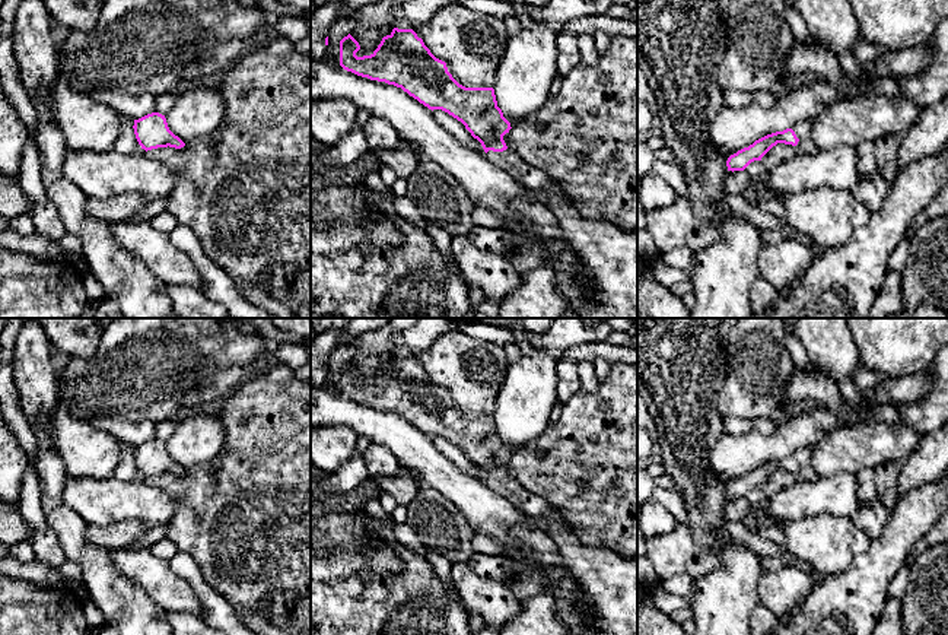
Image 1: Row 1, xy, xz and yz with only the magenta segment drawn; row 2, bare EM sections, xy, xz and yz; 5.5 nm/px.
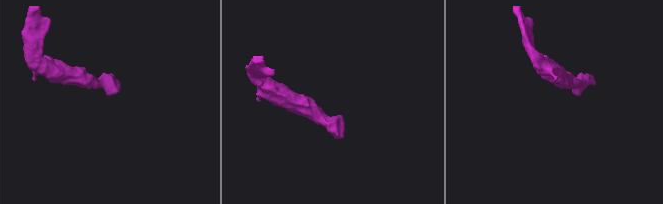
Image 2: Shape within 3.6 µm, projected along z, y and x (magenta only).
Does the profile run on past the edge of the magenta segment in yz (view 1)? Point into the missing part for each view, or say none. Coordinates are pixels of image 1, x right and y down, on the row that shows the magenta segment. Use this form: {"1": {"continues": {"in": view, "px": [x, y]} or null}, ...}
{"1": {"continues": {"in": "yz", "px": [802, 130]}}}

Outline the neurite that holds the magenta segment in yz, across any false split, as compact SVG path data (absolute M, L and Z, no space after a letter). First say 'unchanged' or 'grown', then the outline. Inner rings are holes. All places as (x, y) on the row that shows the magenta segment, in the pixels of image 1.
grown; M802 121L792 128L767 134L748 147L731 155L726 161L728 171L744 171L751 162L761 161L761 158L777 143L792 145L798 152L804 153L818 152L818 147L811 137L811 123Z

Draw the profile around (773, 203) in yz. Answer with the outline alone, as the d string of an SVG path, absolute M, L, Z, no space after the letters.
M777 143L763 158L761 163L766 171L766 197L761 199L757 193L757 184L751 181L748 190L742 194L747 201L758 209L776 216L783 223L788 223L785 196L770 187L770 171L783 161L790 159L798 149L792 145Z

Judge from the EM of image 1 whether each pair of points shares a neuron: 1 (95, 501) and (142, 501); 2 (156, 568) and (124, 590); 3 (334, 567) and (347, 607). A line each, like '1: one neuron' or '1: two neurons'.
1: one neuron
2: two neurons
3: two neurons

